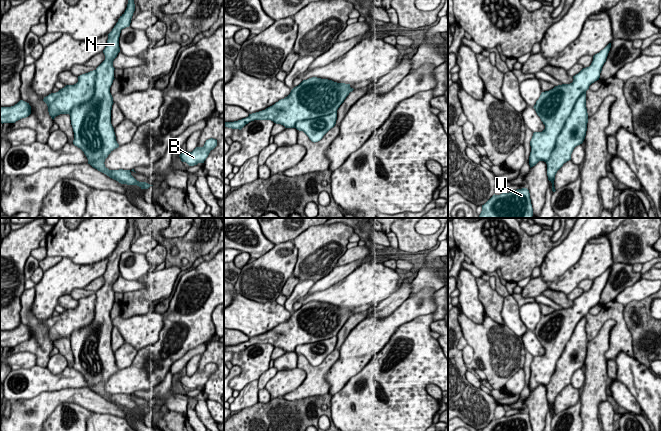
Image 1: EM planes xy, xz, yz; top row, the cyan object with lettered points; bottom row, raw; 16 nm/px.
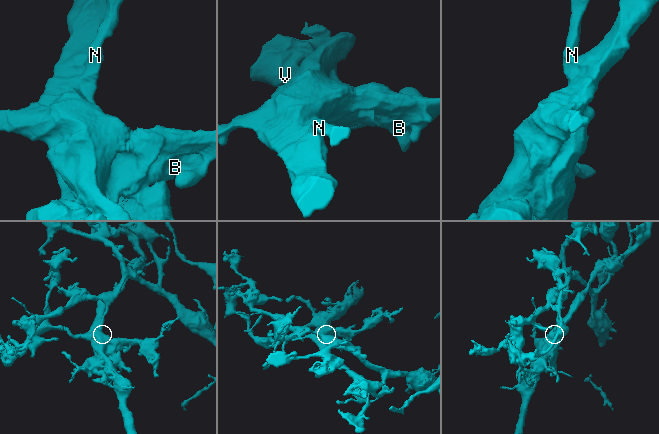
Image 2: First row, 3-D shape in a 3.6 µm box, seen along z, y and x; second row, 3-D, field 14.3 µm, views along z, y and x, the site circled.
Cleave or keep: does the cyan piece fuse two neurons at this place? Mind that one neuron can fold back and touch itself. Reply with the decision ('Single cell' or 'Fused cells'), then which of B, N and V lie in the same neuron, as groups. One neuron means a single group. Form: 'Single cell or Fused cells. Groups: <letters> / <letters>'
Fused cells. Groups: B / N V

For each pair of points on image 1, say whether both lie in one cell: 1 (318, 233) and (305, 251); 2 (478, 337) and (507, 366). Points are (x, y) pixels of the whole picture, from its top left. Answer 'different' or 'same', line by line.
1: same
2: same

